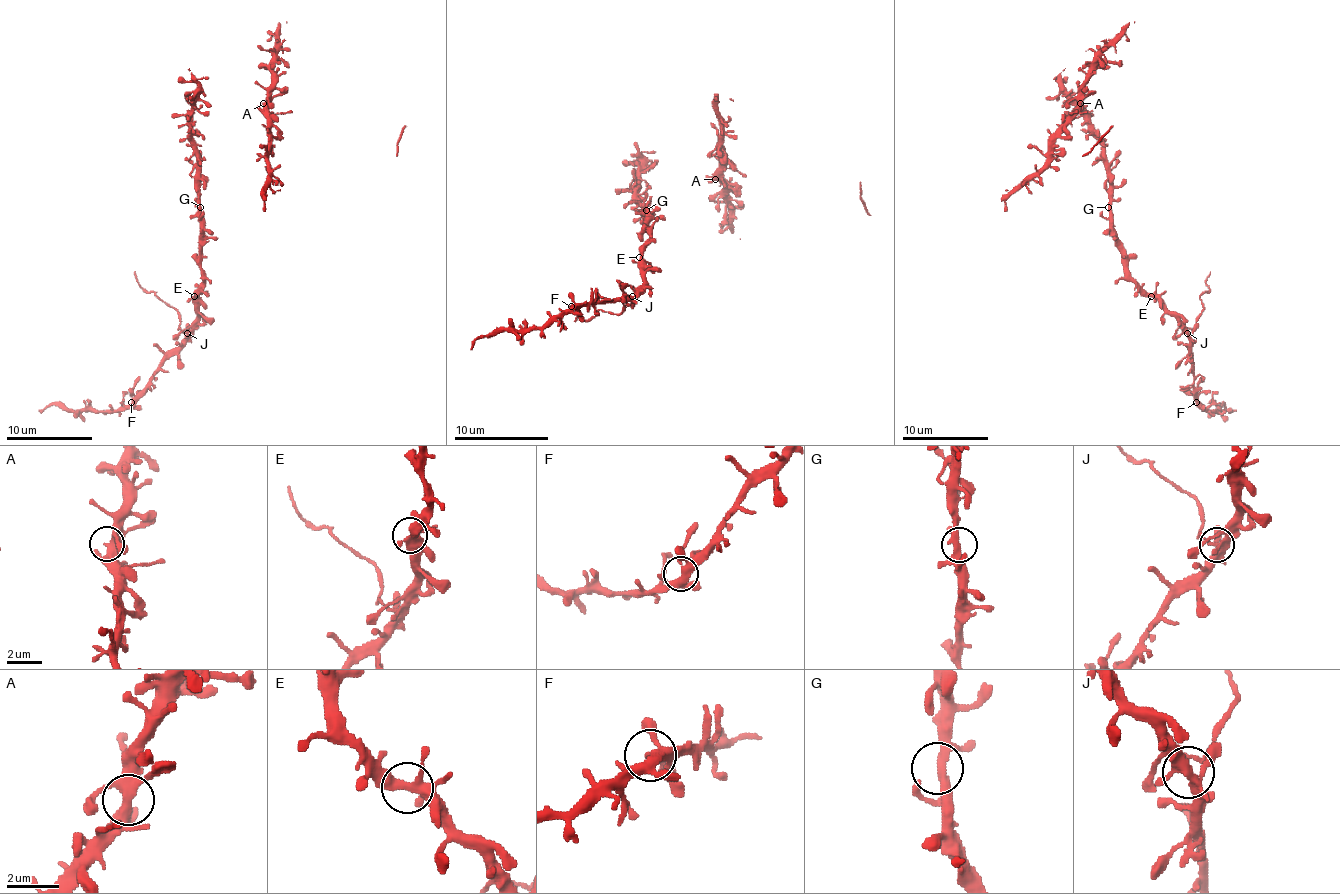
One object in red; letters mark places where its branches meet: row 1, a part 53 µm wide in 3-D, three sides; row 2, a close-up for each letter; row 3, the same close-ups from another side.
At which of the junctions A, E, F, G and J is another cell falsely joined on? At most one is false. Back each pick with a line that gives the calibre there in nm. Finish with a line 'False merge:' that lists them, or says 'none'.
J: 320 nm thick
False merge: J

